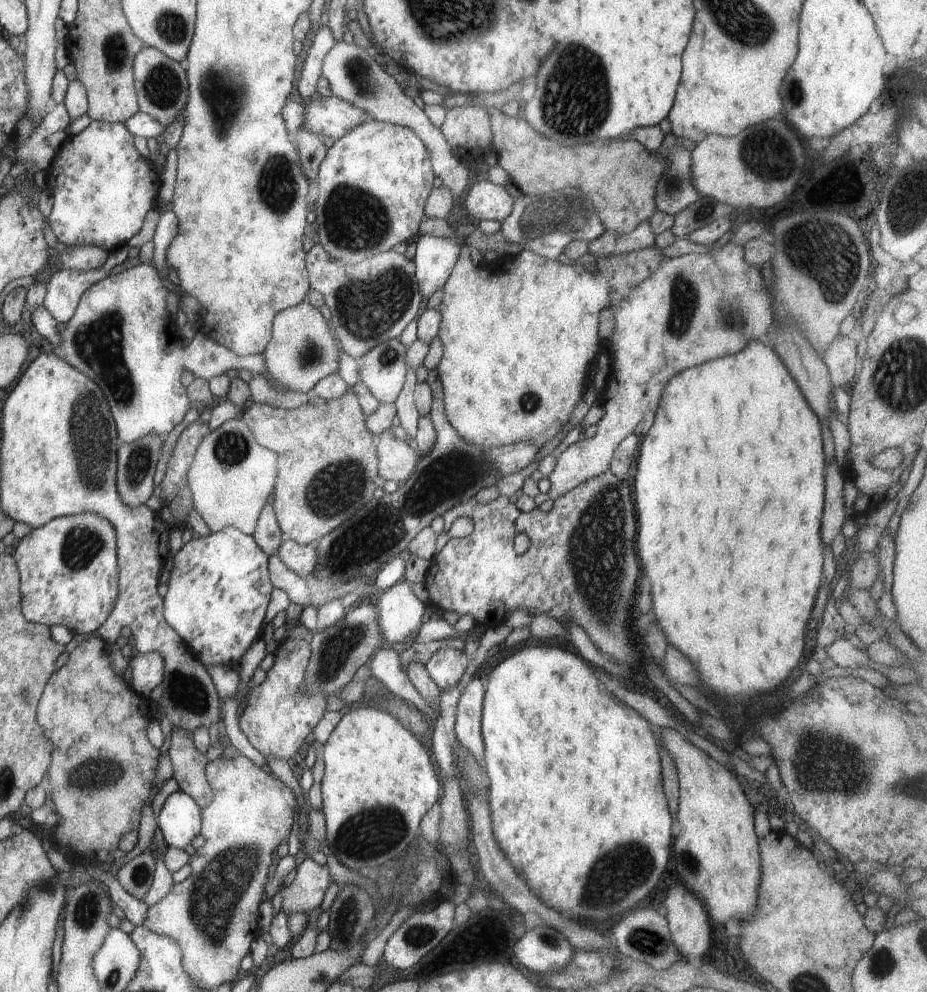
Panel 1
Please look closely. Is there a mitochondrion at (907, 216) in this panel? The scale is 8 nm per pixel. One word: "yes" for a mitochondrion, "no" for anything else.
yes

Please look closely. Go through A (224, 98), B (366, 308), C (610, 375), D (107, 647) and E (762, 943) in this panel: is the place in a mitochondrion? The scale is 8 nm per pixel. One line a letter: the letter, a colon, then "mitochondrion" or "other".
A: mitochondrion
B: mitochondrion
C: other
D: other
E: other

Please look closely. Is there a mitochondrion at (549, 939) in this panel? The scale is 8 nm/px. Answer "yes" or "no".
no

